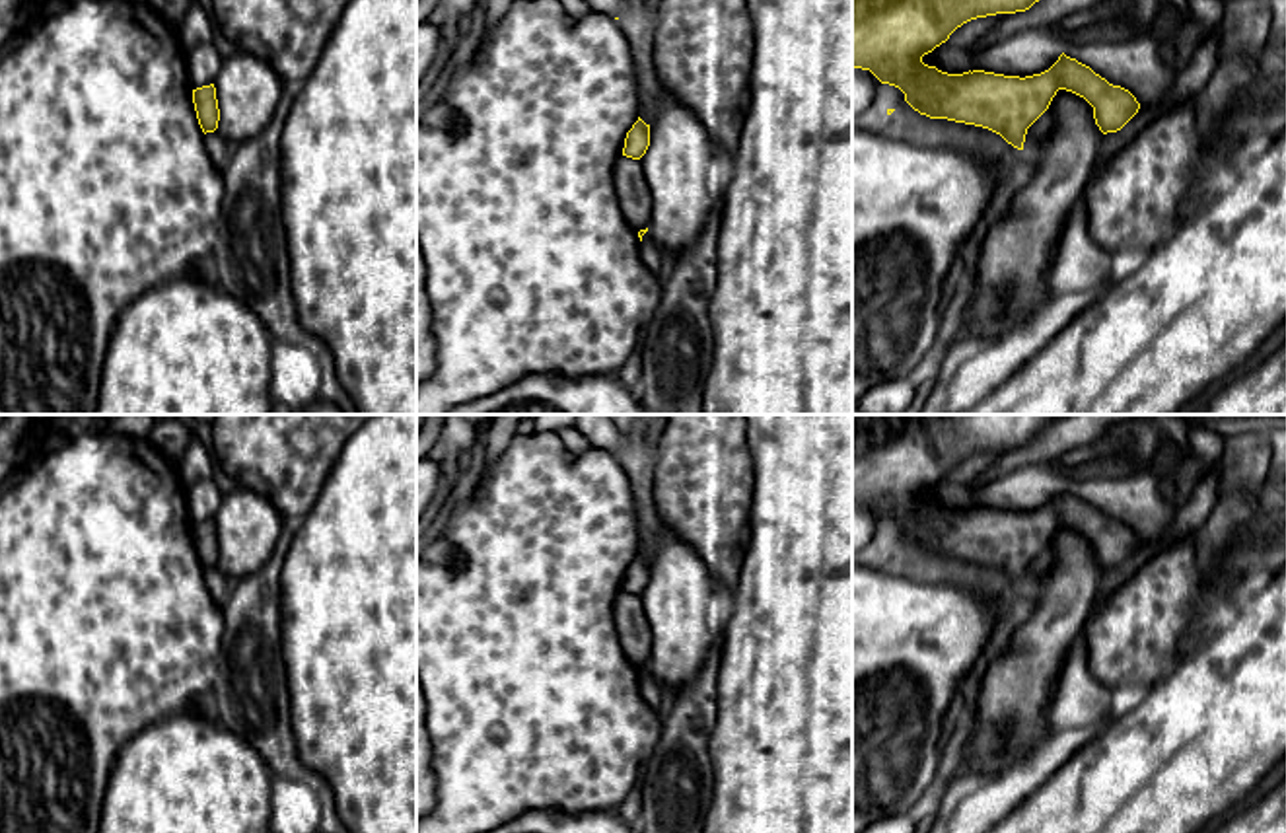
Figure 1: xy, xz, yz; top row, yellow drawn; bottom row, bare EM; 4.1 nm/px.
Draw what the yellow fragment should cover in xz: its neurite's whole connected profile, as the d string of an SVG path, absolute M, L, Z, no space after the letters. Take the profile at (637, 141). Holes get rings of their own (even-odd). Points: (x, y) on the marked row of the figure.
M638 117L638 121L626 132L623 156L640 160L646 154L648 146L650 146L650 125L646 125Z

